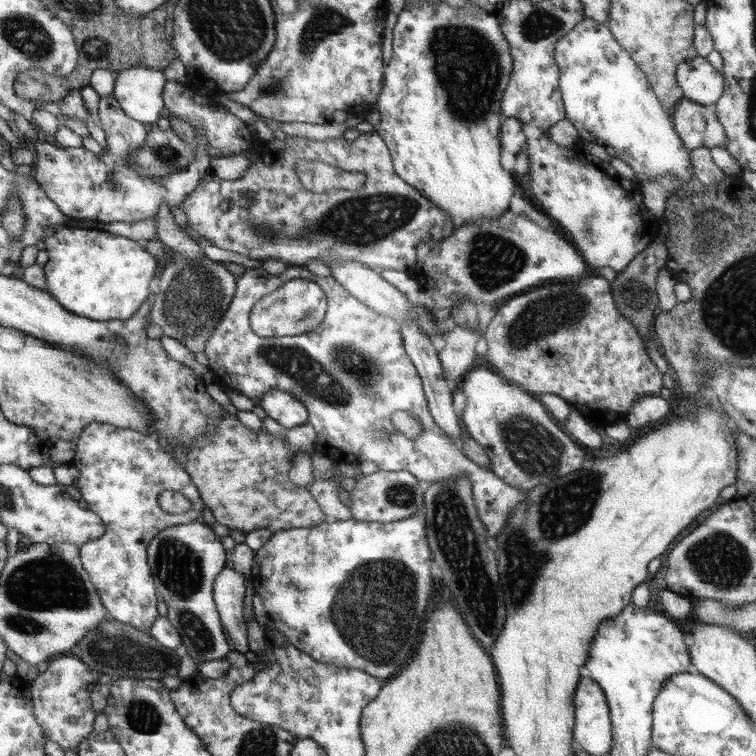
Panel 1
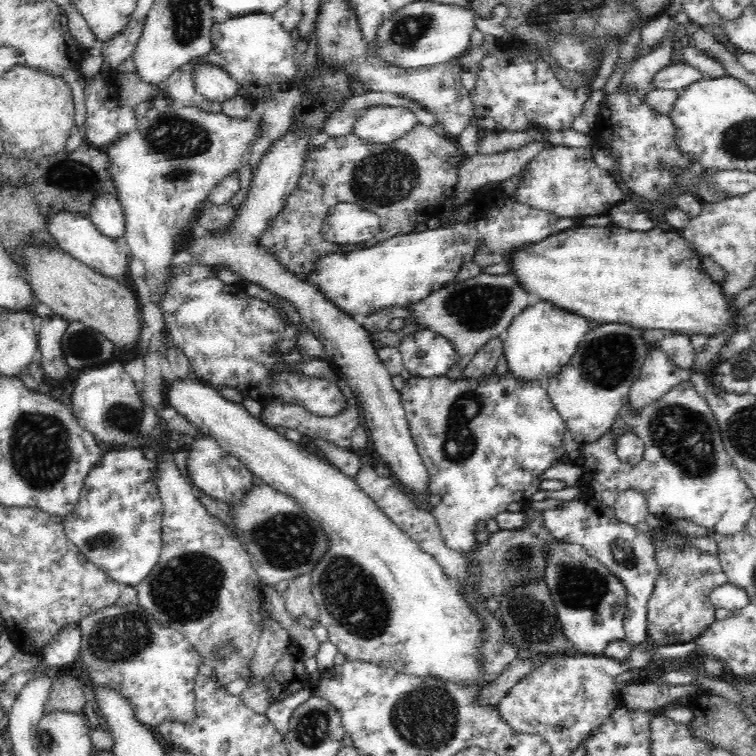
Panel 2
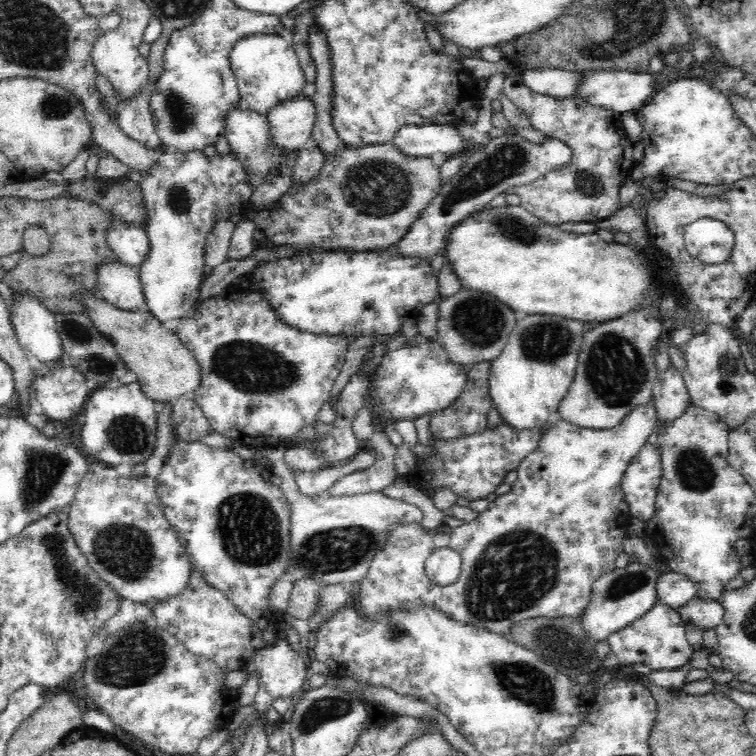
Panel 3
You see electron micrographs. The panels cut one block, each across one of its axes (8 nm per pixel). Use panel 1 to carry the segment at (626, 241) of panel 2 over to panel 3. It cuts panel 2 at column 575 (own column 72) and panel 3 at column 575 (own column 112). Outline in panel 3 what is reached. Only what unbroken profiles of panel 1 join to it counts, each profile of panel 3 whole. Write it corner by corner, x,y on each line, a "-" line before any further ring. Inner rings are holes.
504,203
498,208
486,205
480,209
478,213
466,218
462,224
455,226
454,230
448,234
448,246
443,249
445,260
447,260
461,281
461,288
471,287
472,290
486,291
488,294
495,296
500,302
506,306
510,306
518,315
528,314
545,314
565,319
586,322
606,322
606,320
614,320
620,318
622,314
636,310
636,308
650,308
652,304
646,302
648,292
652,292
654,282
656,282
656,270
650,268
650,264
646,264
646,260
642,260
642,256
632,248
632,246
618,246
618,244
606,244
602,242
602,238
596,233
594,234
574,234
563,231
559,225
552,226
546,224
534,214
528,212
522,205
508,205

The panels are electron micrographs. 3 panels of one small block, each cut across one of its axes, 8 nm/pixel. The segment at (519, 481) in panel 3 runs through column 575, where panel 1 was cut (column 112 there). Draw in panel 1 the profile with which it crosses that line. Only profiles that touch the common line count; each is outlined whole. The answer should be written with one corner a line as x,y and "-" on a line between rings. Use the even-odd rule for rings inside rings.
93,422
92,425
86,425
76,445
76,453
70,464
79,469
80,477
74,486
80,490
82,500
88,504
87,509
94,511
106,526
106,532
100,538
81,544
81,562
93,579
94,587
97,587
108,617
148,632
158,619
158,610
156,610
156,588
148,566
149,562
146,562
146,546
149,546
153,538
157,538
161,530
196,521
196,518
202,514
205,502
188,471
182,469
182,464
174,458
170,448
155,436
147,435
142,431
115,427
110,423
-
164,490
182,492
192,502
192,507
188,509
185,517
176,513
170,514
162,509
158,498

